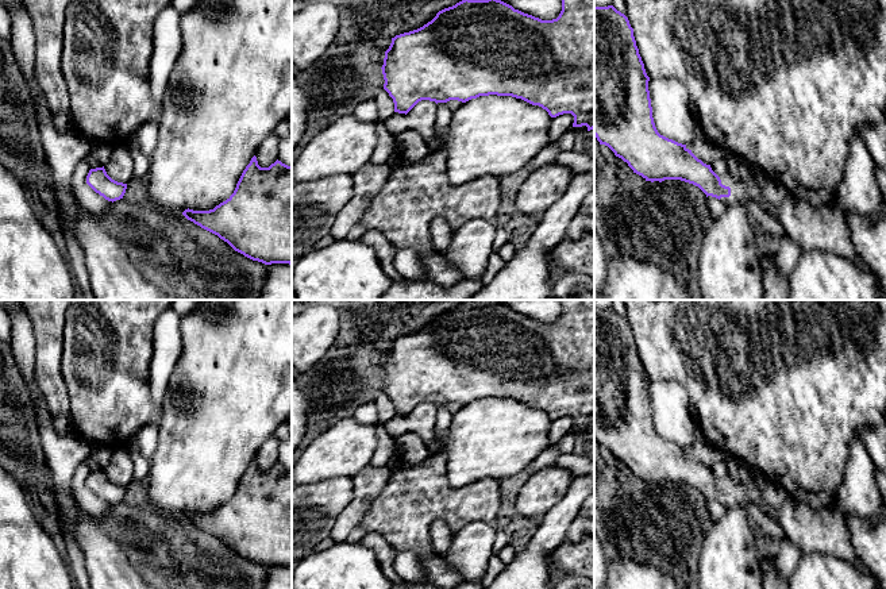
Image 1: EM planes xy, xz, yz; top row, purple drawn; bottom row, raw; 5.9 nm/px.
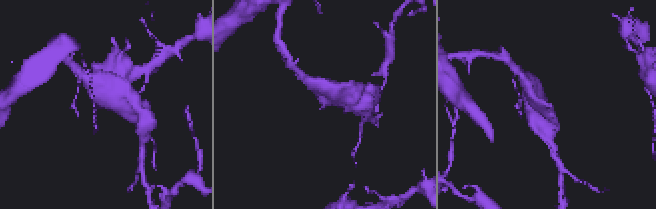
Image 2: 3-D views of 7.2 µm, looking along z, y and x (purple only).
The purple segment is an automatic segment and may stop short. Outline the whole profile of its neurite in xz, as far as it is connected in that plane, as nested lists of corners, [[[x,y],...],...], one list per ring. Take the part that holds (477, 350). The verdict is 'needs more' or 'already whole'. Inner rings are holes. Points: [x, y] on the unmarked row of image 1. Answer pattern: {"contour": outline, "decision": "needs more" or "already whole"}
{"contour": [[[489,300],[465,301],[444,311],[423,330],[396,338],[385,354],[384,392],[394,405],[394,415],[408,416],[419,404],[466,405],[479,399],[512,399],[539,408],[551,420],[574,419],[573,430],[594,431],[594,300],[561,300],[562,313],[556,322],[542,323]]], "decision": "already whole"}

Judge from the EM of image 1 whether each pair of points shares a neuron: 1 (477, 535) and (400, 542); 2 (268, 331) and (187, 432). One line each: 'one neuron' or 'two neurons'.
1: two neurons
2: one neuron

